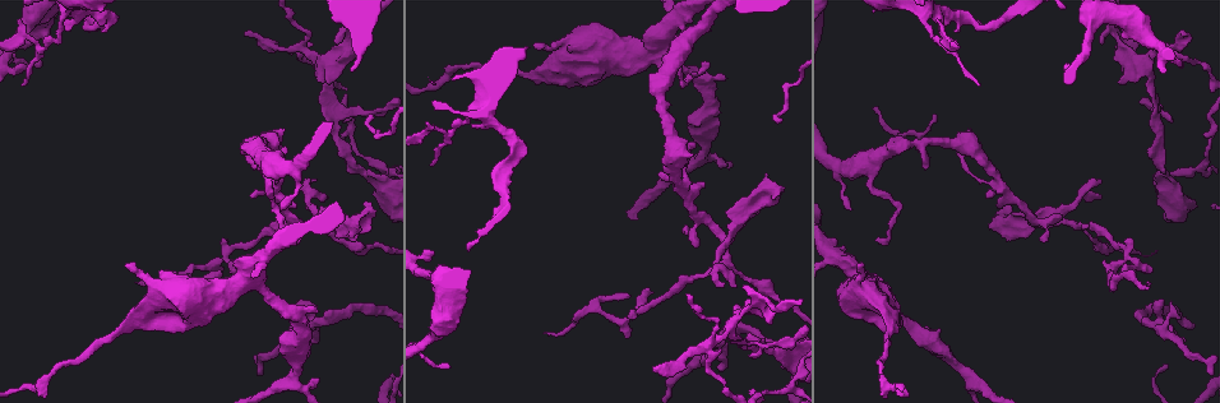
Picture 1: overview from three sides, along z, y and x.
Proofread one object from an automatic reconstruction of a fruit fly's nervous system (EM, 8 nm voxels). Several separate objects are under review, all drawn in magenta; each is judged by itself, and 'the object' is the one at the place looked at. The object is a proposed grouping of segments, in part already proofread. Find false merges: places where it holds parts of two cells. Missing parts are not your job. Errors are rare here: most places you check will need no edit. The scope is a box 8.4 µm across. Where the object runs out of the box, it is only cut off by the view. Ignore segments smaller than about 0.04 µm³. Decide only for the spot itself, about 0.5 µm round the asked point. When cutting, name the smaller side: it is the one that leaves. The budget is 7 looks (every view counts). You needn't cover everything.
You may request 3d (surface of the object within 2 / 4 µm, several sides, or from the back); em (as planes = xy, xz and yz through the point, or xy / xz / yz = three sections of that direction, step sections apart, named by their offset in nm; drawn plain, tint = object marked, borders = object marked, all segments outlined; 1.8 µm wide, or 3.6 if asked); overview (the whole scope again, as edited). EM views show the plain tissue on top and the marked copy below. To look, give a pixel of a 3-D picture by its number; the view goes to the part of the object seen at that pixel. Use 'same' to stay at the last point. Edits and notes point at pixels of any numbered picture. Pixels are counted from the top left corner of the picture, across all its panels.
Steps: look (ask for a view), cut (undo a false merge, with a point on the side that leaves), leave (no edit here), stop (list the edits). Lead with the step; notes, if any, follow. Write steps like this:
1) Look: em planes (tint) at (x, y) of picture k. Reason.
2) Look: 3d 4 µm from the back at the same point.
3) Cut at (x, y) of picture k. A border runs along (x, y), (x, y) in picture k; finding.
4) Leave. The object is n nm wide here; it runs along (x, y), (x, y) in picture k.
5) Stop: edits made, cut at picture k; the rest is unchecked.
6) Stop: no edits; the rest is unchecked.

Look: 3d 2 µm at (62, 22) of picture 1. Thick turns thin.

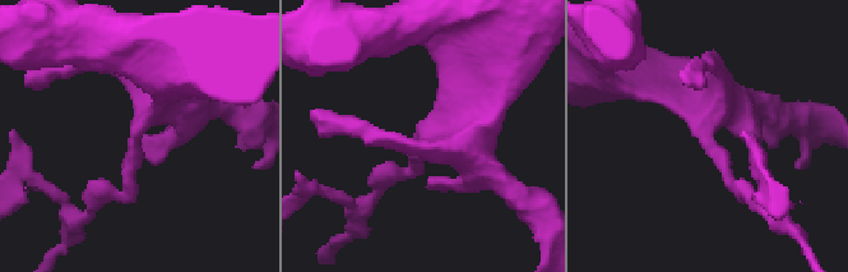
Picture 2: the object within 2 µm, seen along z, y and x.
Look: em xz step 4 (tint) at (429, 141) of picture 2. 4 arms meet here.

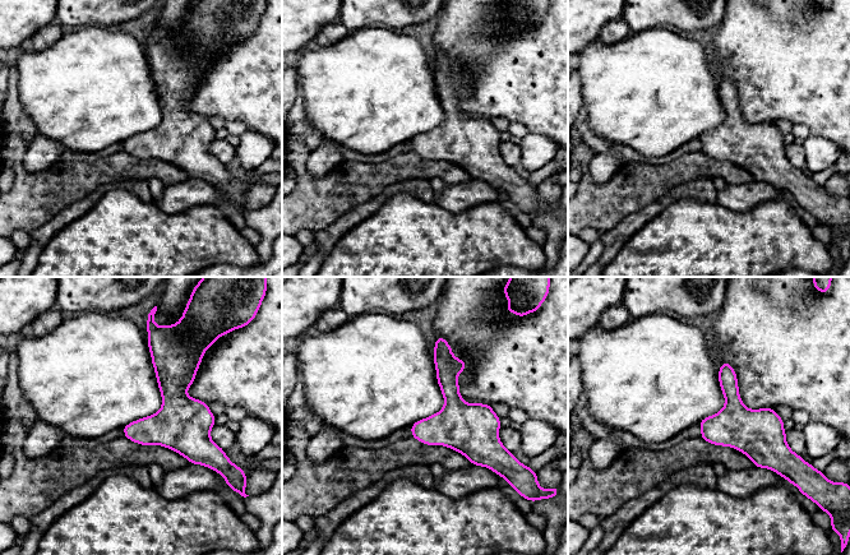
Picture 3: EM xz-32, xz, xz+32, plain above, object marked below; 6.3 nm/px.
Look: em planes (tint) at the same point. Another direction.

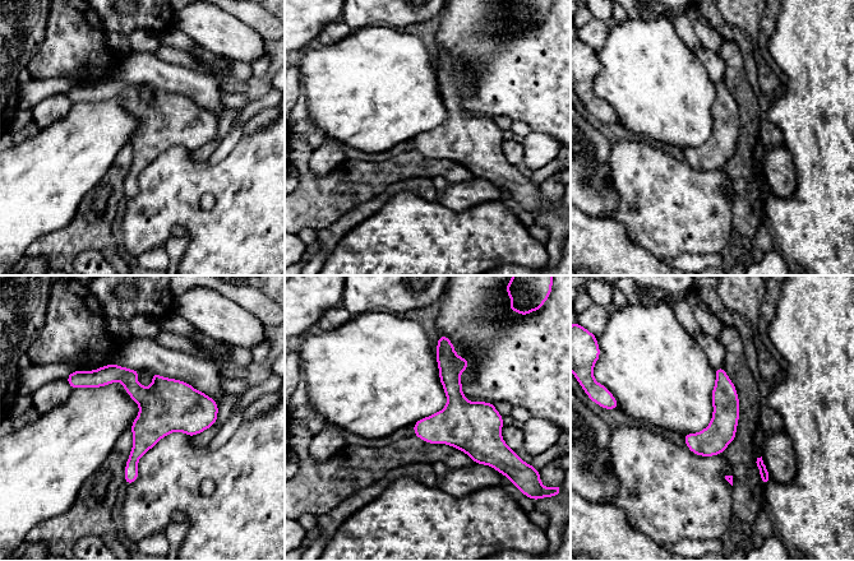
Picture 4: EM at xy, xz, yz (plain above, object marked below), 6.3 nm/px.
Leave. It runs along (77, 379), (123, 376), (162, 406), (213, 417) in picture 4; one cell here.

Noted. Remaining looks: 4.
Look: em 3.6 µm planes (tint) at (727, 241) of picture 1. Looks like a crossing.

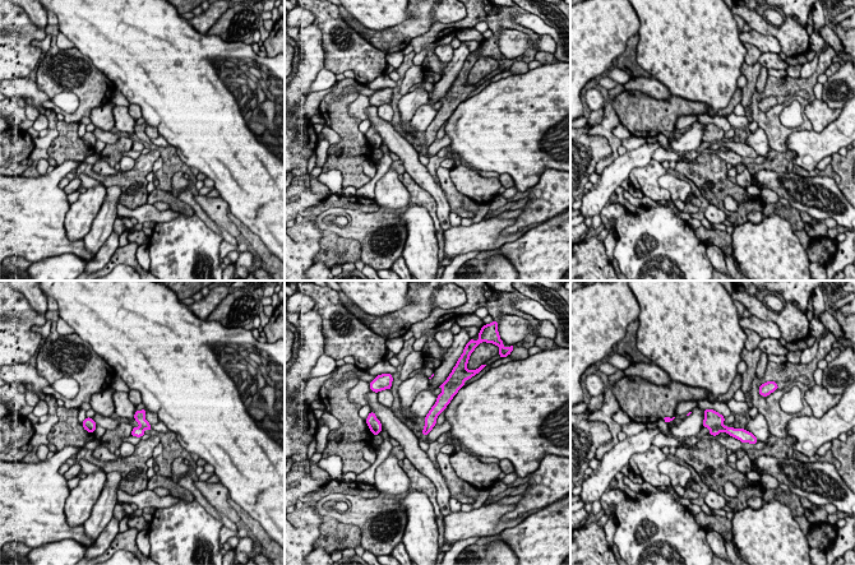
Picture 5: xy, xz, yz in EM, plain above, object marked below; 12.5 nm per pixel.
Cut at (712, 418) of picture 5. The object is 160 nm wide here; two cells meet here.

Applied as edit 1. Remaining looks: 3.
Look: 3d 2 µm at (311, 325) of picture 1. Sharp bend.

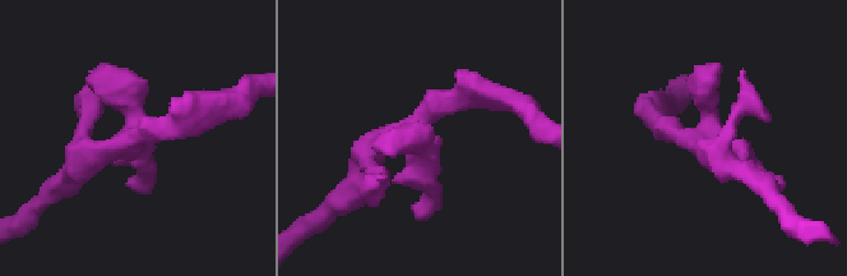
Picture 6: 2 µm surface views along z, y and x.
Look: em xy step 16 (tint) at (133, 135) of picture 6.

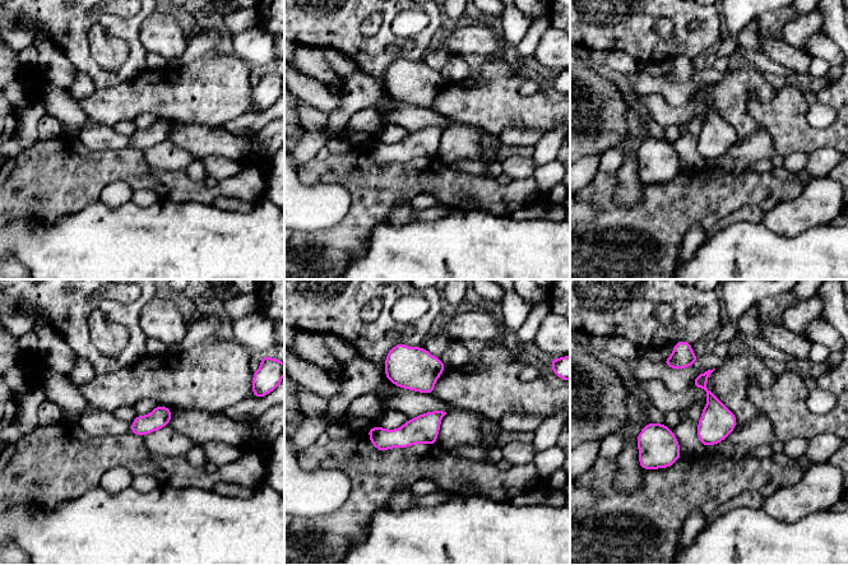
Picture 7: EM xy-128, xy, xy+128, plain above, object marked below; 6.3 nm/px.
Look: em planes (tint) at the same point. Another direction.

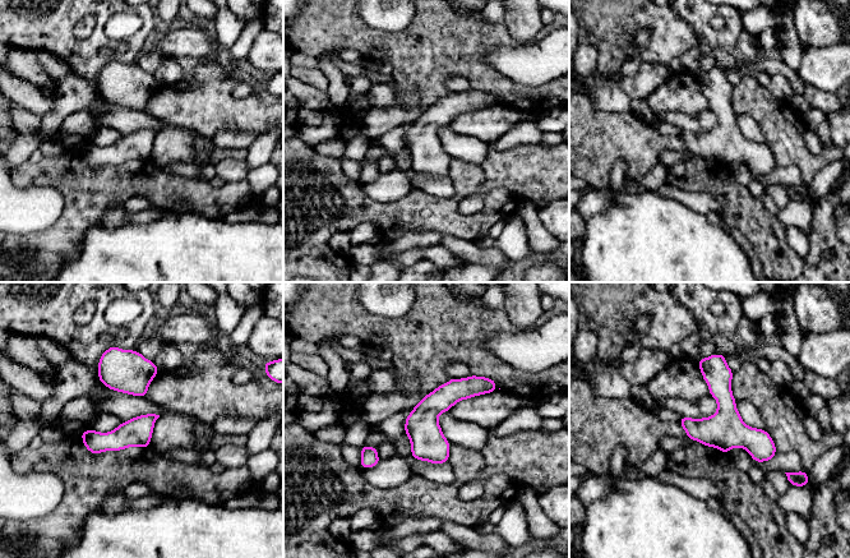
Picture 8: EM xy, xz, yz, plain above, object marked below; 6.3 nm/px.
Leave. It runs along (717, 356), (726, 418), (766, 457) in picture 8; one cell here.

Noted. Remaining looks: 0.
Stop: edits made, cut at picture 5; the rest is unchecked.

